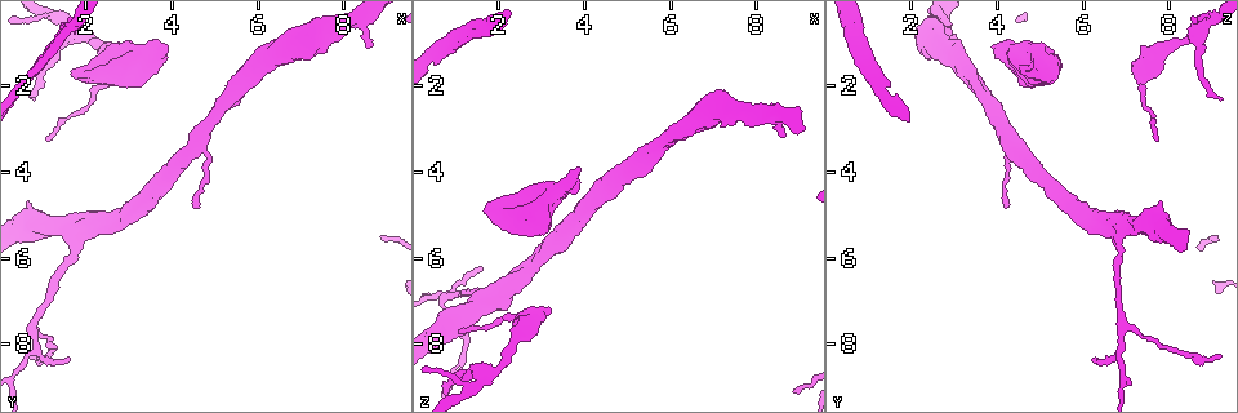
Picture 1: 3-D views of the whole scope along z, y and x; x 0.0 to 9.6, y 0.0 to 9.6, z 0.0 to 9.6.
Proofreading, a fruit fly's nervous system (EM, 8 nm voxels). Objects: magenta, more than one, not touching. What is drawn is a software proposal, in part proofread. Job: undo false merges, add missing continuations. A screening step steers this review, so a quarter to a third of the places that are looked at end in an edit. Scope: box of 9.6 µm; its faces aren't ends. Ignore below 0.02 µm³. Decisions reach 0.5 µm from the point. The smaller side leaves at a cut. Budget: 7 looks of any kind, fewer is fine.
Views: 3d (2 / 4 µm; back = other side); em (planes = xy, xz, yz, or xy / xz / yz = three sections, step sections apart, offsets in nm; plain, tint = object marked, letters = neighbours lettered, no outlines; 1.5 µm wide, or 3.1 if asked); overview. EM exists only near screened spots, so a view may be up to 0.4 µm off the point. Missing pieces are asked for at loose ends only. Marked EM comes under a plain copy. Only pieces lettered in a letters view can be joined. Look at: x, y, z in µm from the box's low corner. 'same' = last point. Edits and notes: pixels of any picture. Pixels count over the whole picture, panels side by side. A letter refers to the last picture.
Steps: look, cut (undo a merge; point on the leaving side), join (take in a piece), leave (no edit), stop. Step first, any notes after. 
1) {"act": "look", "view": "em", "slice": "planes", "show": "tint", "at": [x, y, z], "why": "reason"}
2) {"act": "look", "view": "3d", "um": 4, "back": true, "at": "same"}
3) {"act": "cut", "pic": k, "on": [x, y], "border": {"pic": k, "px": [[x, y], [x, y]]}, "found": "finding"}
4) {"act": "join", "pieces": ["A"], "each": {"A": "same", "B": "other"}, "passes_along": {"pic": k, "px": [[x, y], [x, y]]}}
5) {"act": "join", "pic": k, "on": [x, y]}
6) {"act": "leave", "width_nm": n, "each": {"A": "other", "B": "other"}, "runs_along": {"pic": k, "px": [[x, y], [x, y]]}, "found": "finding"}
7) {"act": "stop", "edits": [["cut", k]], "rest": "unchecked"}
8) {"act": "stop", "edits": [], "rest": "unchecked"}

{"act": "look", "view": "em", "slice": "xz", "step": 4, "show": "letters", "at": [3.80, 1.05, 3.85], "why": "branch stops here"}

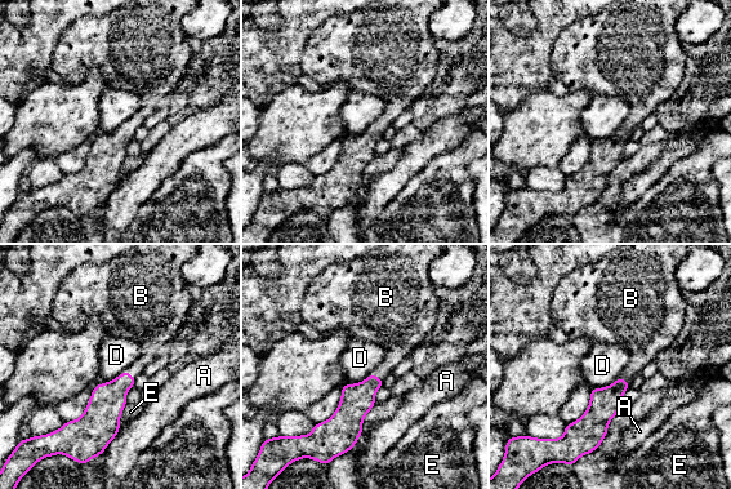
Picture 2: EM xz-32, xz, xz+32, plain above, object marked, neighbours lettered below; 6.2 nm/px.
{"act": "join", "pic": 2, "on": [151, 342], "each": {"A": "other", "B": "same", "D": "other", "E": "other"}, "found": "the neuron continues"}

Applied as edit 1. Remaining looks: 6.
{"act": "look", "view": "3d", "um": 2, "at": [3.25, 1.75, 7.20]}

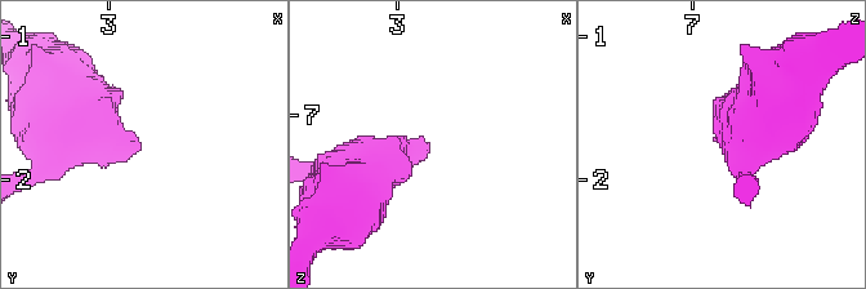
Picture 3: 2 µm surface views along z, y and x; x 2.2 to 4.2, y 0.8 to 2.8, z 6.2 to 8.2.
{"act": "look", "view": "em", "slice": "xy", "step": 4, "show": "tint", "at": [3.20, 1.76, 7.20]}

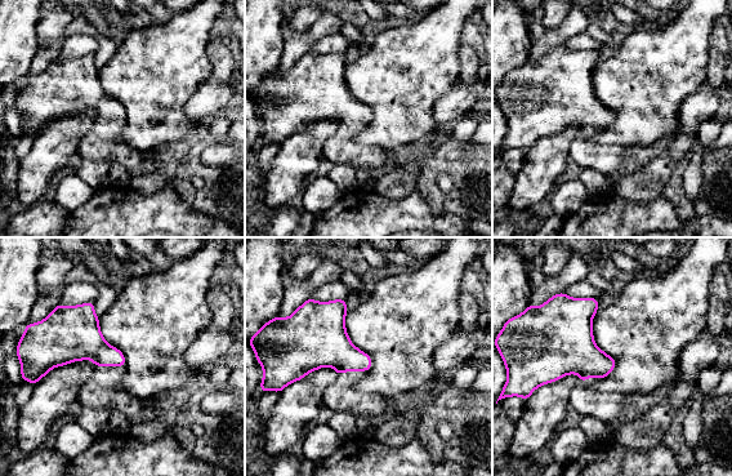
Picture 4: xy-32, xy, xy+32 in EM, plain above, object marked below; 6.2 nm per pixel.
{"act": "look", "view": "em", "slice": "planes", "show": "letters", "at": "same", "why": "cut it another way"}

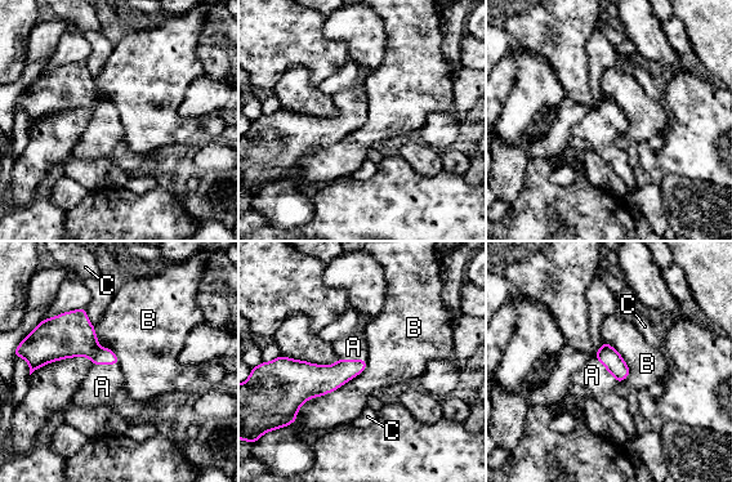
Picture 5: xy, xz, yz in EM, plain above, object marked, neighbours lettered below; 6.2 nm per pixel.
{"act": "join", "pic": 5, "on": [592, 375], "each": {"A": "same", "B": "other", "C": "other"}, "passes_along": {"pic": 5, "px": [[607, 356], [606, 369], [592, 375]]}, "found": "the neuron continues"}

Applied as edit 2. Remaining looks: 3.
{"act": "look", "view": "em", "slice": "planes", "show": "letters", "at": [1.10, 3.20, 7.75], "why": "branch stops here"}

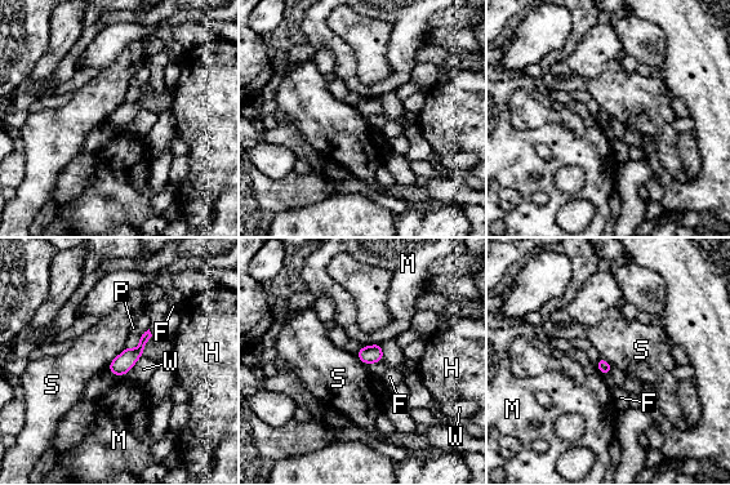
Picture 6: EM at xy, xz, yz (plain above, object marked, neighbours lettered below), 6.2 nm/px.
{"act": "leave", "each": {"F": "other", "H": "other", "M": "other", "P": "other", "S": "other", "W": "other"}, "border": {"pic": 6, "px": [[127, 346], [111, 361], [107, 369]]}, "found": "no lettered piece goes on from it"}

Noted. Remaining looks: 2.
{"act": "stop", "edits": [["join", 2], ["join", 5]], "rest": "unchecked"}

